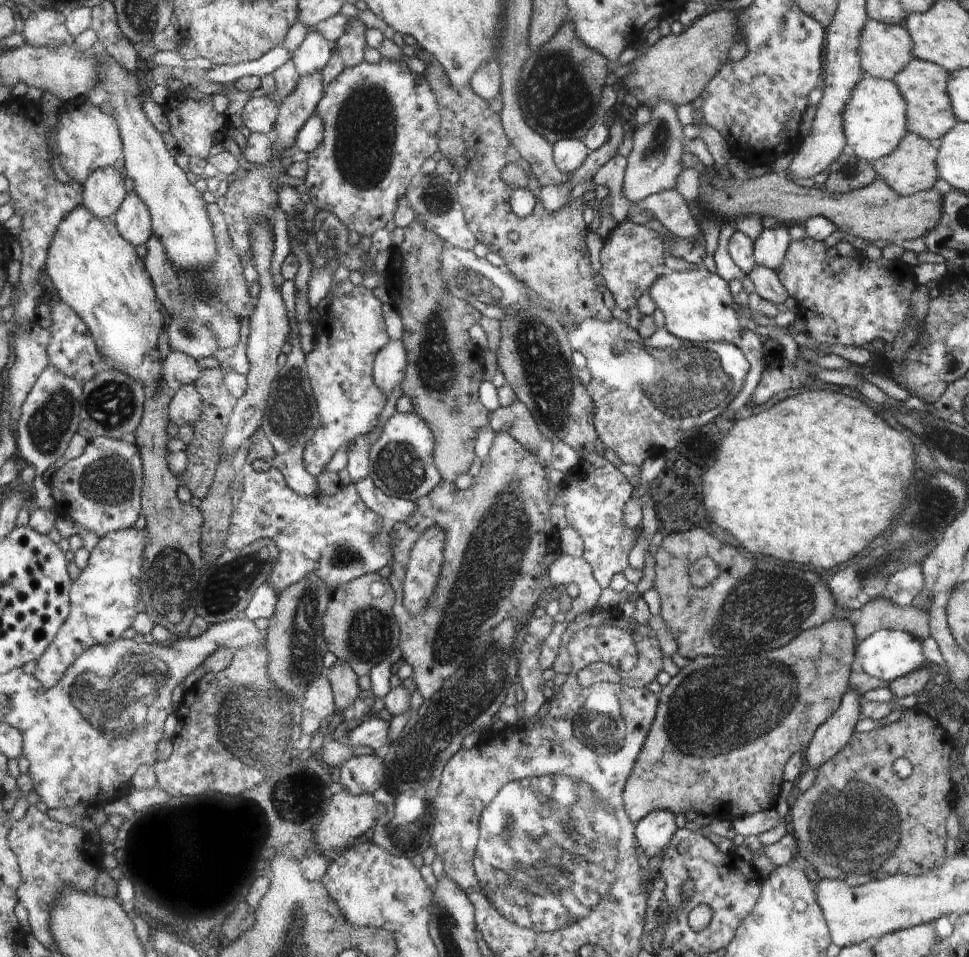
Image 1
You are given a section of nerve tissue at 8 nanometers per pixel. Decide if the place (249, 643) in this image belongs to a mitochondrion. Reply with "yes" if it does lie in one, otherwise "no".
no

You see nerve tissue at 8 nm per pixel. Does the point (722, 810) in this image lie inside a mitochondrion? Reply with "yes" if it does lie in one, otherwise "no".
no

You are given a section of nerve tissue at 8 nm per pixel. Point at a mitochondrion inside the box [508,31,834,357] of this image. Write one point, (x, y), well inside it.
(559, 99)

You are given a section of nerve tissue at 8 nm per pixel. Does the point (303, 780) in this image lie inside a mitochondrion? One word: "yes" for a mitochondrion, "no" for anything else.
yes

